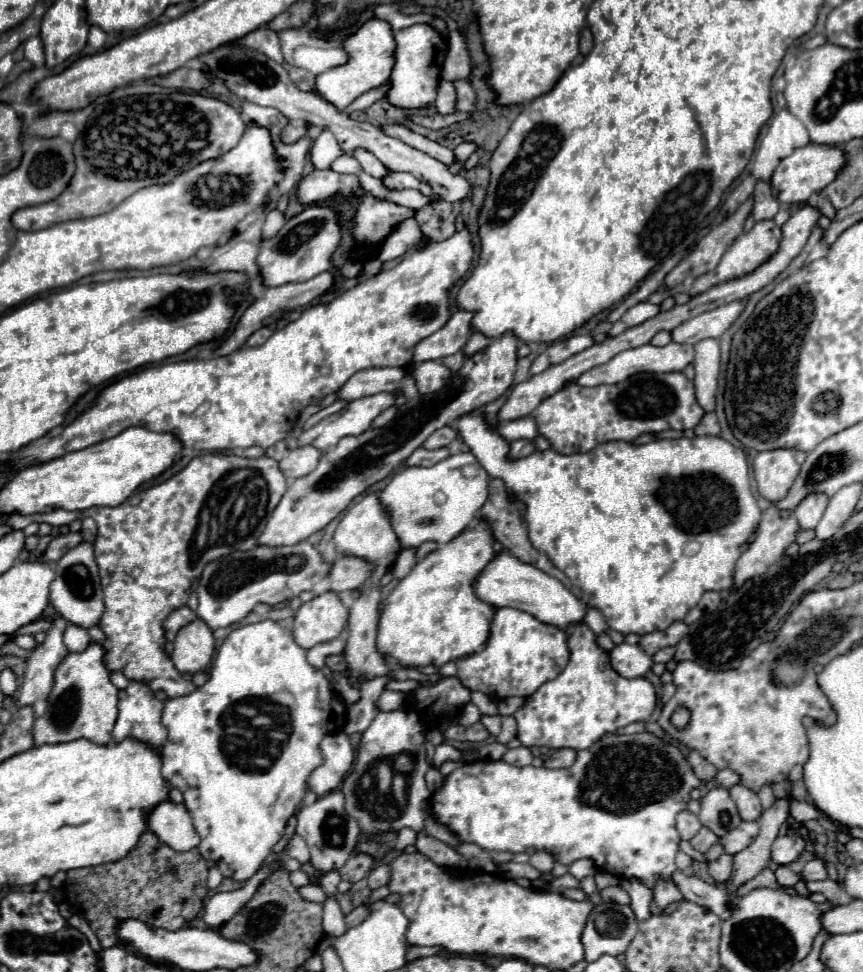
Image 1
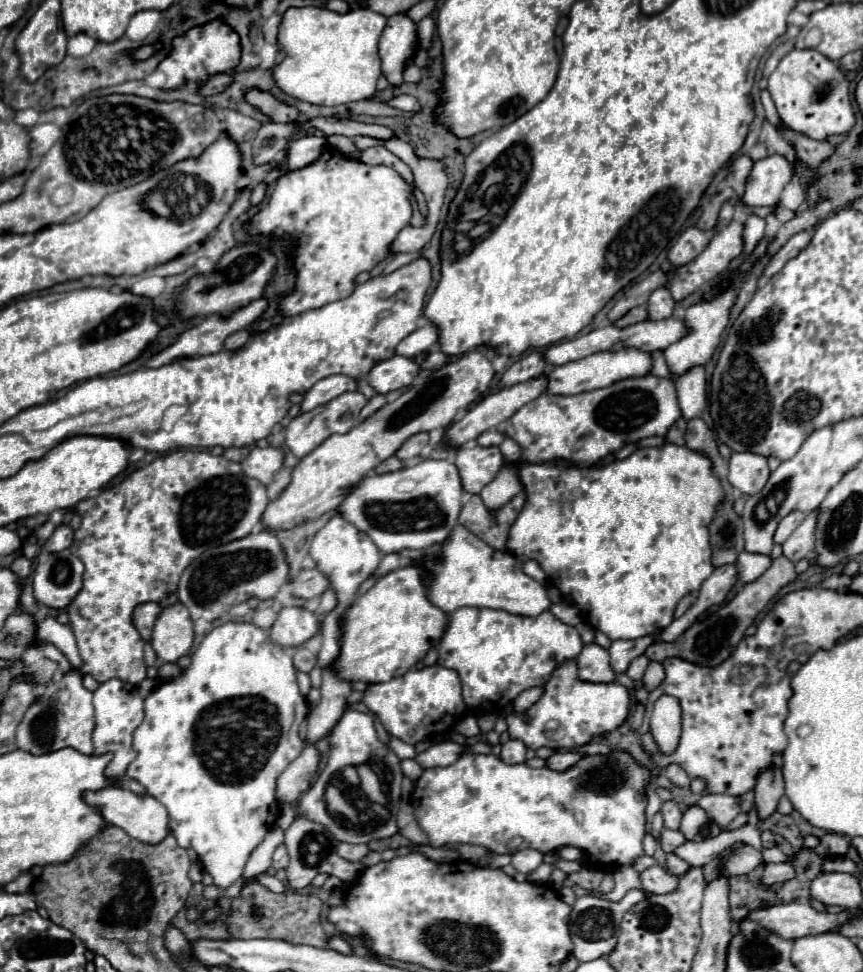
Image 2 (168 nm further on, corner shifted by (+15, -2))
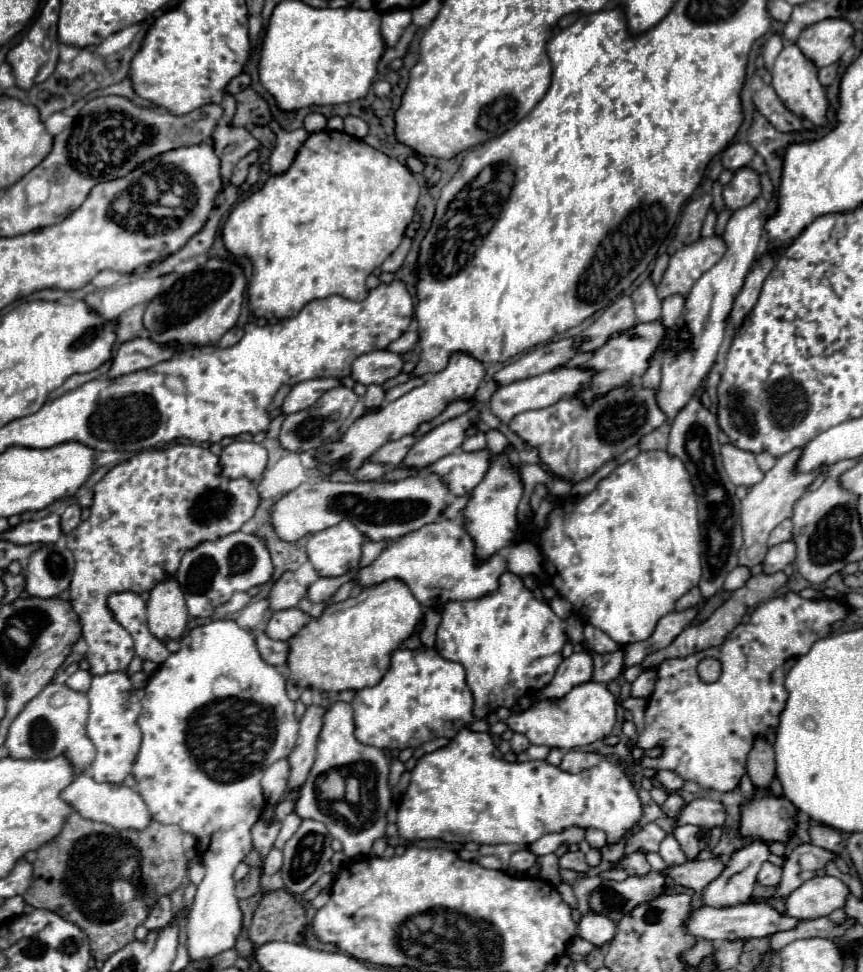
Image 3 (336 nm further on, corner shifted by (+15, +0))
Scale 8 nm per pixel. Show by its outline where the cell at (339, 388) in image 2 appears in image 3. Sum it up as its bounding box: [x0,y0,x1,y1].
[281,378,341,414]

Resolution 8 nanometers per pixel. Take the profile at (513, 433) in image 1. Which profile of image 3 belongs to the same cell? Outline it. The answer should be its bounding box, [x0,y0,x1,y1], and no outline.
[461,432,487,452]

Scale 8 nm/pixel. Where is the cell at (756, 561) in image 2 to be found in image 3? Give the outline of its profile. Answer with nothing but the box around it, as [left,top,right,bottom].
[723,568,749,592]

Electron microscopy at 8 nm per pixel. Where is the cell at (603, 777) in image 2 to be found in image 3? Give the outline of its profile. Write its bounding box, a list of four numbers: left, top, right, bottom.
[397,728,641,844]

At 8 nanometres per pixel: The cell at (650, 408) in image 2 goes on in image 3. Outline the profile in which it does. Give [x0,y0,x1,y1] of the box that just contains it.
[509,386,665,484]

